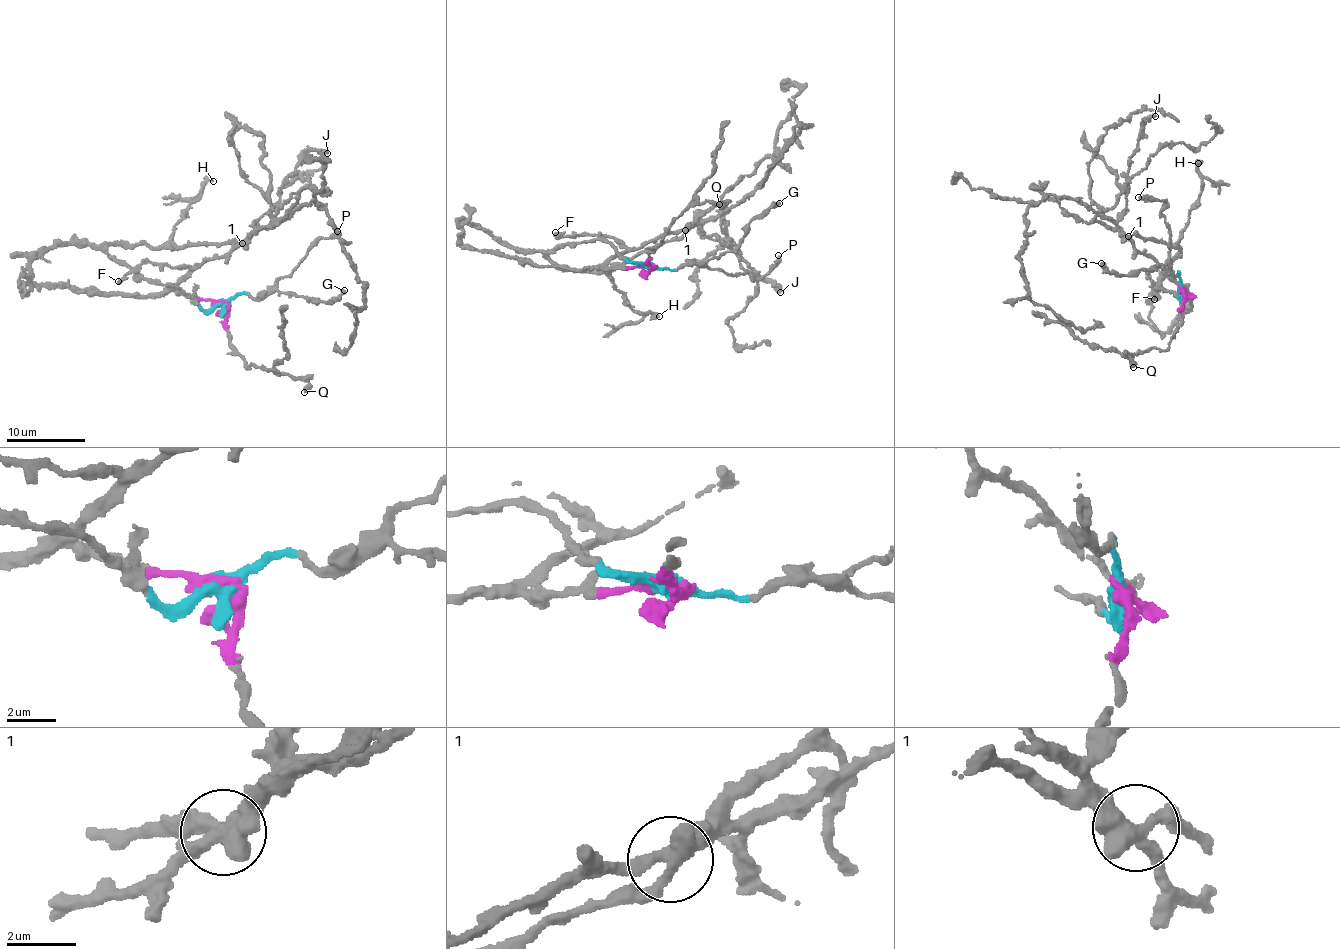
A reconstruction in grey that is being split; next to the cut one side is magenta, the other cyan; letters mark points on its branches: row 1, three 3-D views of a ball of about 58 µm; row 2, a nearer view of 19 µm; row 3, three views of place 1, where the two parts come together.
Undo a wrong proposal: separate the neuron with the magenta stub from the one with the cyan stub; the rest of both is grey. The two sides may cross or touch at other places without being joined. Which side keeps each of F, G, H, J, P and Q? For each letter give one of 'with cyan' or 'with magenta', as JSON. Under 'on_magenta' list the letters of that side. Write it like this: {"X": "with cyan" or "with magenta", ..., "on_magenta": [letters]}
{"F": "with magenta", "G": "with cyan", "H": "with cyan", "J": "with magenta", "P": "with cyan", "Q": "with magenta", "on_magenta": ["F", "J", "Q"]}

